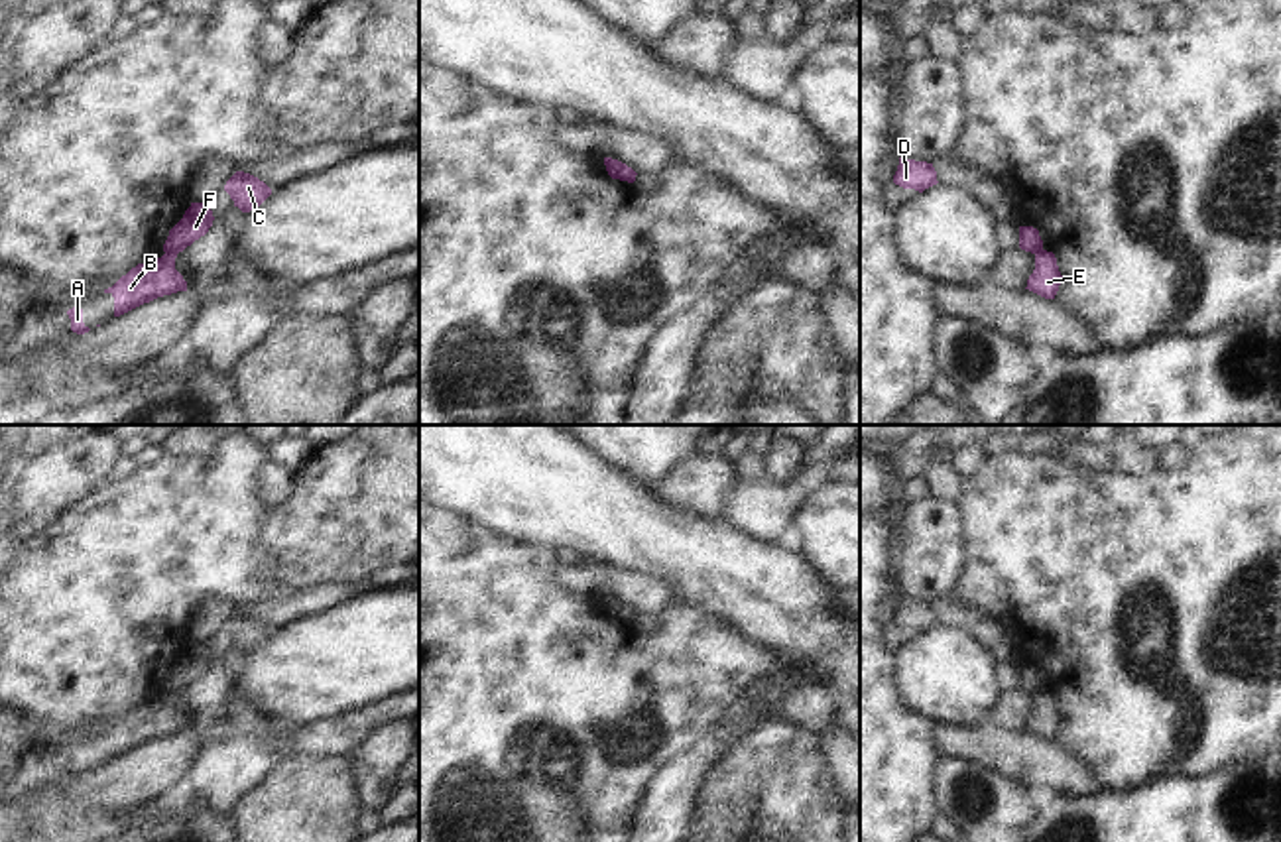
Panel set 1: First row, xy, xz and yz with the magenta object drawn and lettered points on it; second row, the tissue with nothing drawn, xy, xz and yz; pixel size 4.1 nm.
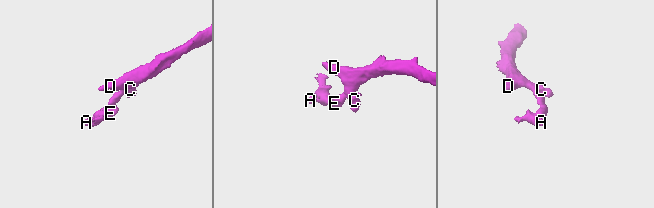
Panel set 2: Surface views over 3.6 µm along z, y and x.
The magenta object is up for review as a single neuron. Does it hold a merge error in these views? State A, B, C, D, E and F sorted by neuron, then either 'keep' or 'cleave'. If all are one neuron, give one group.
A B E / C D F; cleave

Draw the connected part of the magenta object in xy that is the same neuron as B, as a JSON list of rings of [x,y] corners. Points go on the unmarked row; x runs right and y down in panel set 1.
[[[163,694],[153,702],[144,702],[104,730],[114,738],[114,757],[120,757],[157,738],[187,732],[187,722],[175,710],[177,694]]]

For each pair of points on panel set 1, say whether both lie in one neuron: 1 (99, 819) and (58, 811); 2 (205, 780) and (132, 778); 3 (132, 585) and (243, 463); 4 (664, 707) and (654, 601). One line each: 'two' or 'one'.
1: one
2: two
3: one
4: two

